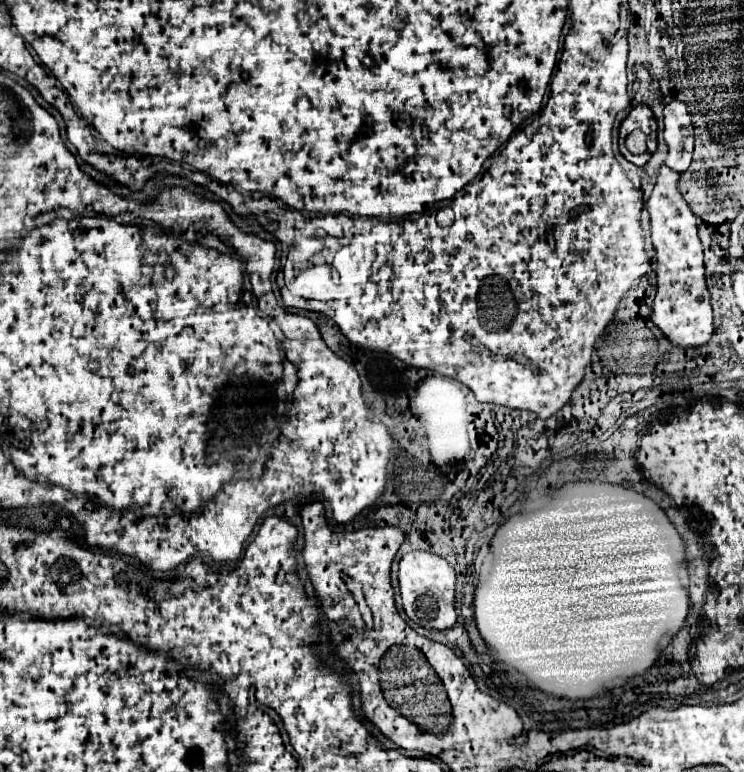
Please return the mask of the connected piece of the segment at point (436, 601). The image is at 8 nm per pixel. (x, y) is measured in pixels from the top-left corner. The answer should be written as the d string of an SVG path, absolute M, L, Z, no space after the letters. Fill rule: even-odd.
M410 551L400 559L398 567L398 581L400 581L400 597L406 615L426 627L426 629L448 629L456 623L456 609L454 609L454 583L456 573L450 563L434 553L428 551Z

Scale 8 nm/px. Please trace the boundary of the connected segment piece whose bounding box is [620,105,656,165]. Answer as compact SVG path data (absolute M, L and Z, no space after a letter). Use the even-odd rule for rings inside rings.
M636 105L628 113L628 117L620 125L620 139L624 141L632 129L642 129L648 137L648 151L644 155L638 155L638 161L634 161L640 165L640 163L646 163L650 159L650 155L656 151L656 119L654 119L654 113L650 107Z

